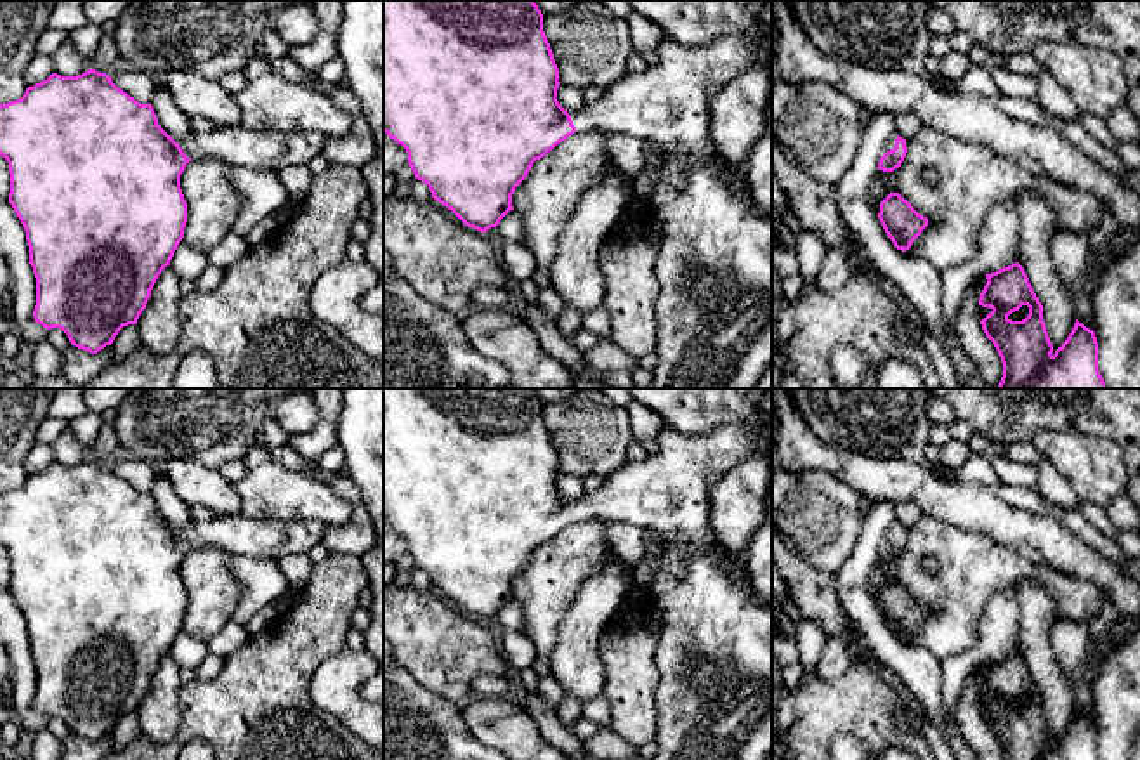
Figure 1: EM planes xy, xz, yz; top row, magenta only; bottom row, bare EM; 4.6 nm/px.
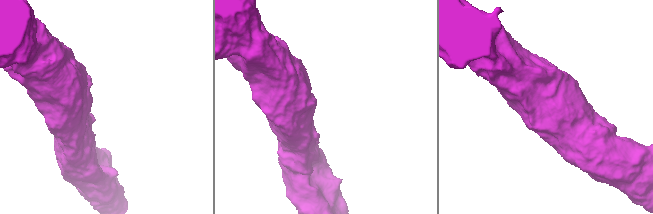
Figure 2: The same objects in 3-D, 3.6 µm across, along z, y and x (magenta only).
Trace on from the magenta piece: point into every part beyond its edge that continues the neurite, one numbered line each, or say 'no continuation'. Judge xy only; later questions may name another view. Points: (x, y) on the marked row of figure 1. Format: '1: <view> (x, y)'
1: xy (238, 146)

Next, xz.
1: xz (667, 104)

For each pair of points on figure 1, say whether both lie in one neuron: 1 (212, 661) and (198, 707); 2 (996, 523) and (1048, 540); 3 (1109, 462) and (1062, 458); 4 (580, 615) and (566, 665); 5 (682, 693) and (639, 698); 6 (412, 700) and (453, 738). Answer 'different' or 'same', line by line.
1: different
2: same
3: same
4: same
5: different
6: same

